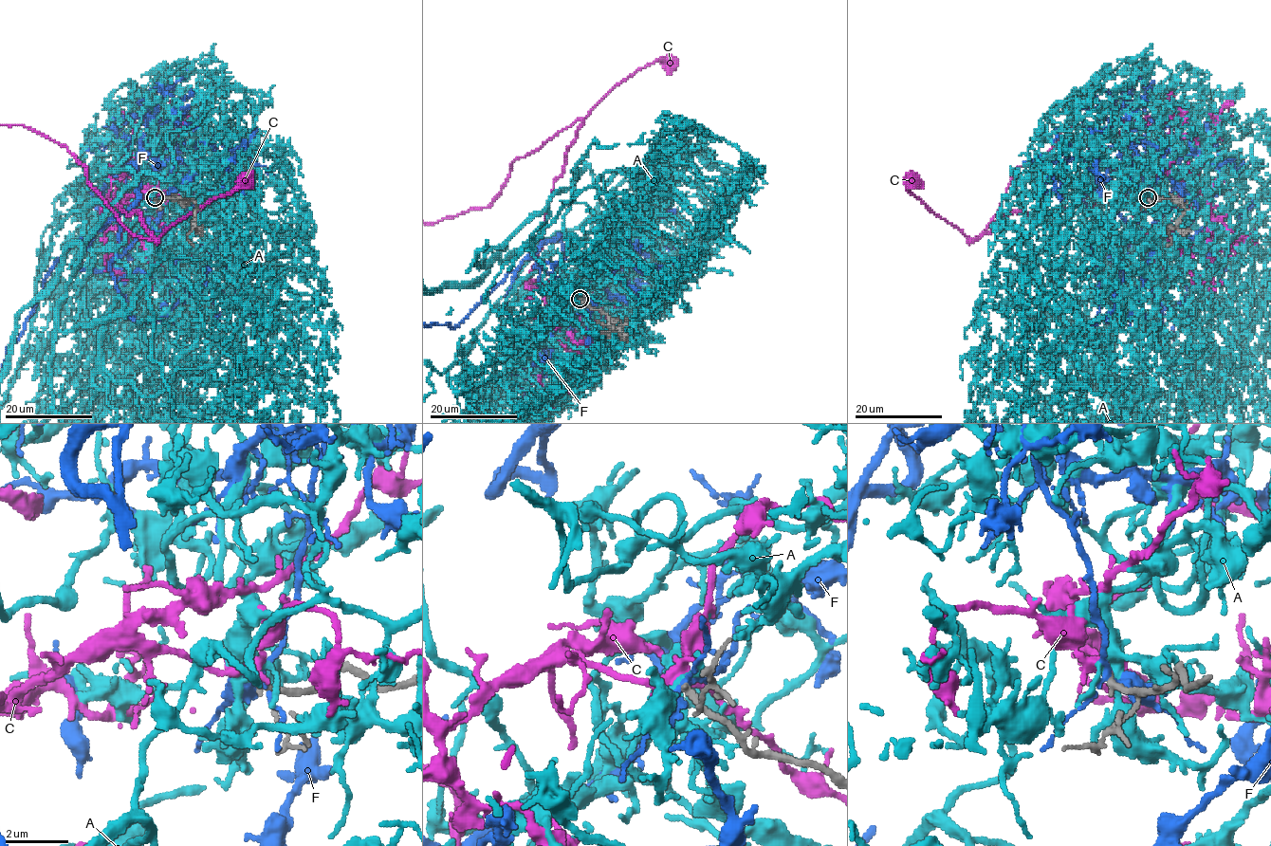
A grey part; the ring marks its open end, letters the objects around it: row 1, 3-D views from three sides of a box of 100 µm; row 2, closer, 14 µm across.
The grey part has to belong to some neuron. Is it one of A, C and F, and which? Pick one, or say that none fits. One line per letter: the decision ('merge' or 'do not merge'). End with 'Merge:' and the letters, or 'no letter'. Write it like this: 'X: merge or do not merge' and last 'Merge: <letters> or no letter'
A: do not merge
C: merge
F: do not merge
Merge: C

